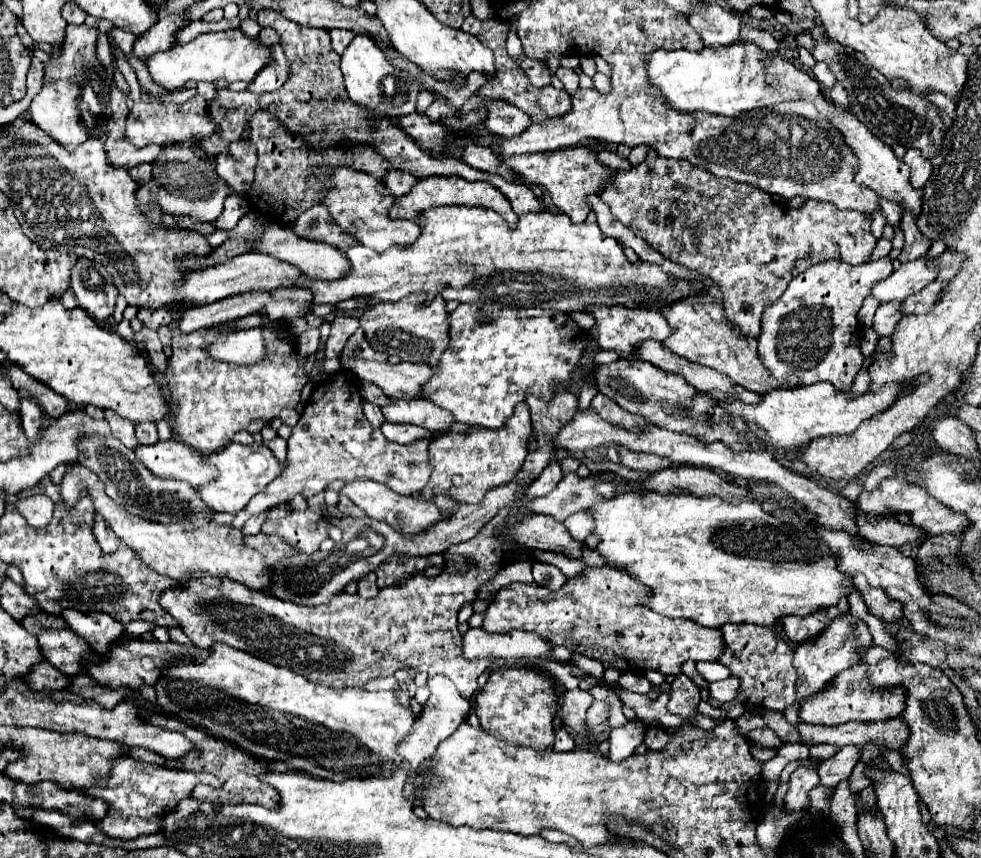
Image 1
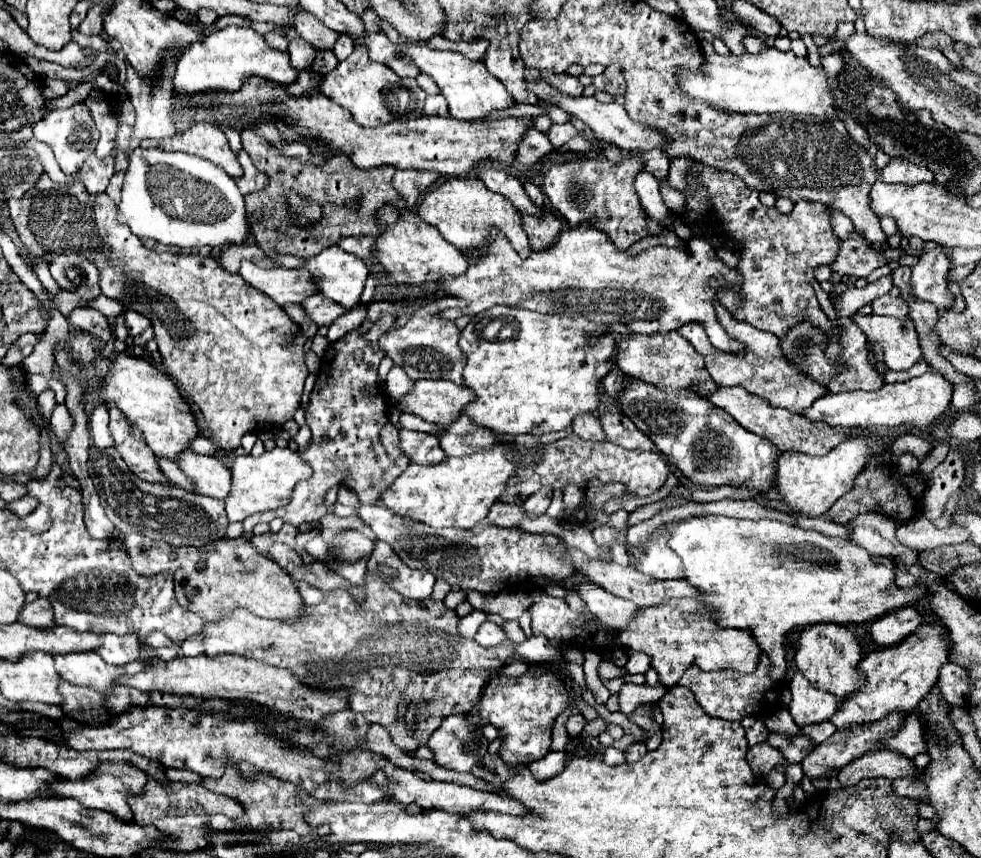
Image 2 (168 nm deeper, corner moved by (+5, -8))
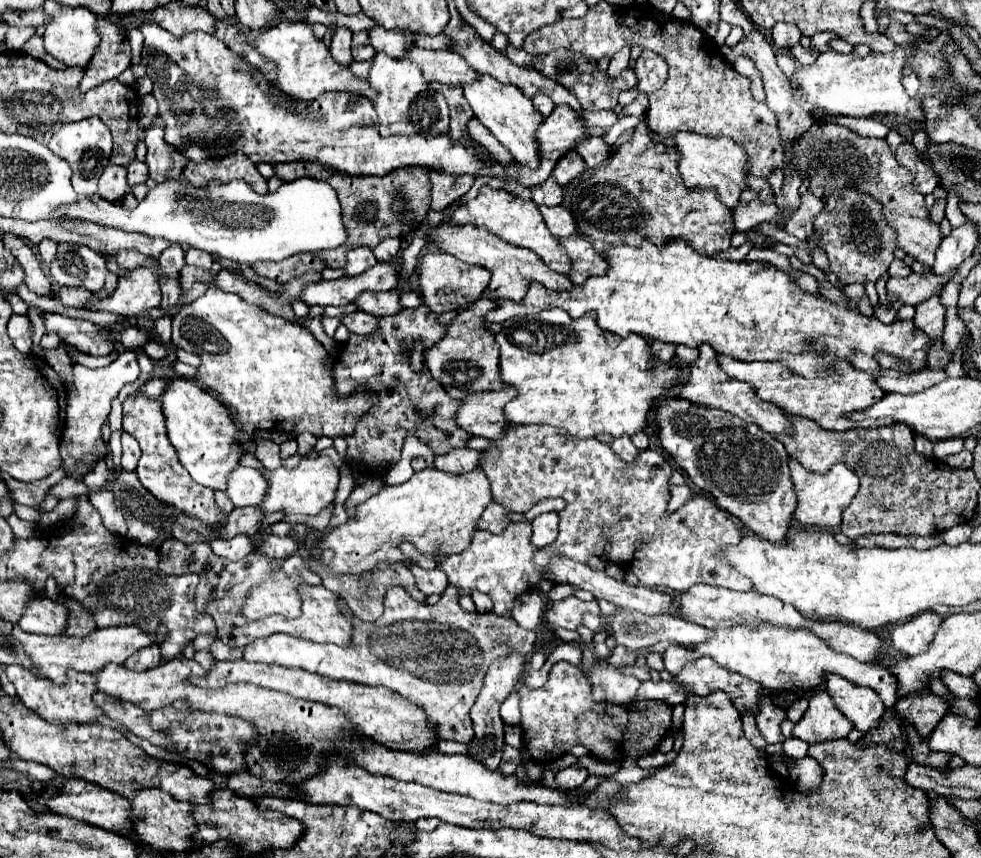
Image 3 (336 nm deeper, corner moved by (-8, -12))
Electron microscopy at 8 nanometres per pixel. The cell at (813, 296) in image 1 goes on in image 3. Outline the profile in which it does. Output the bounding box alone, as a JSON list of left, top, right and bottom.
[886,274,948,306]

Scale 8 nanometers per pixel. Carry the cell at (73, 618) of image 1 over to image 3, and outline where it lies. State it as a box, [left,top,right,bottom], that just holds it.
[124,644,162,670]

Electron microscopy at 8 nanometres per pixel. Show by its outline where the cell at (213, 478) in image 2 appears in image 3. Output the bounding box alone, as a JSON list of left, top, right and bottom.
[226,466,266,506]

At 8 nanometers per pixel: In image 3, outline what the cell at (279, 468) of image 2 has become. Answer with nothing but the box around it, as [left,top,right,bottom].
[260,456,338,516]

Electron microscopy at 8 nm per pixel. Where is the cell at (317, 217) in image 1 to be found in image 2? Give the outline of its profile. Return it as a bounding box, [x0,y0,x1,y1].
[339,236,375,260]

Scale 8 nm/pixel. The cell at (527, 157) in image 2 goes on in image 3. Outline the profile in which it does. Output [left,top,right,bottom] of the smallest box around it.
[552,152,586,186]

